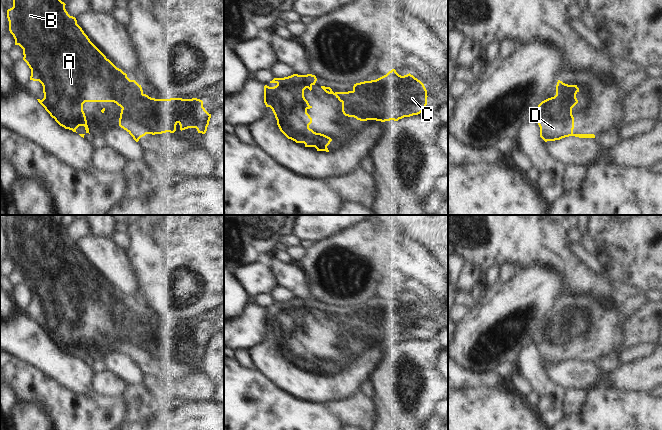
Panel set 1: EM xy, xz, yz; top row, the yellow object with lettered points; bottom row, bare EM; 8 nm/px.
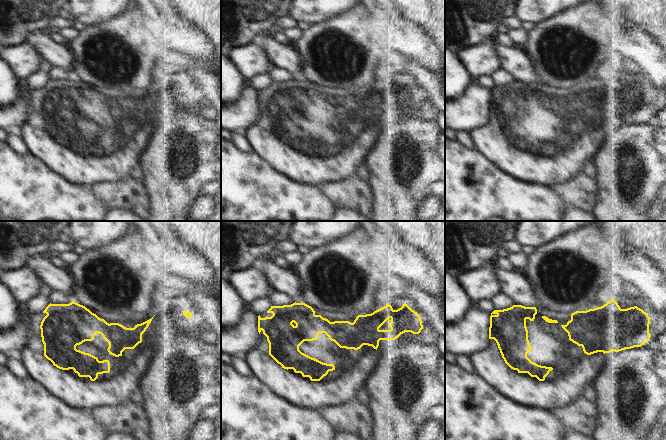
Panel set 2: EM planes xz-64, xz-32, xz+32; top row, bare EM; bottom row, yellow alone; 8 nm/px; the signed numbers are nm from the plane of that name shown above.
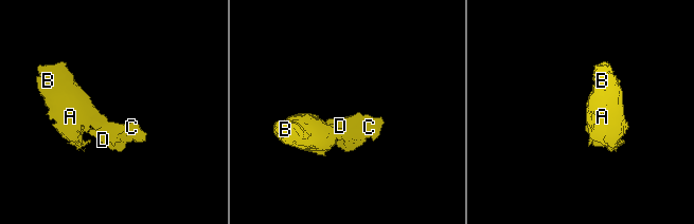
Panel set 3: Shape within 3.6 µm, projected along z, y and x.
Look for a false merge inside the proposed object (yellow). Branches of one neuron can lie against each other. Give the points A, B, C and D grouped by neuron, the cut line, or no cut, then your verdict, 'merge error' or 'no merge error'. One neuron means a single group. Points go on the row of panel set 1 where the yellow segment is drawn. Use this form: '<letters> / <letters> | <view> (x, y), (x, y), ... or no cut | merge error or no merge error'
A B / C D | xz (351, 91), (357, 100), (367, 105), (362, 120) | merge error

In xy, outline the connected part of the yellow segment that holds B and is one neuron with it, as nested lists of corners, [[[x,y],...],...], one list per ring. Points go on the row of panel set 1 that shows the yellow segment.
[[[13,0],[13,7],[7,10],[7,18],[9,21],[9,31],[15,39],[15,45],[19,45],[23,49],[23,60],[27,63],[31,69],[30,80],[39,81],[43,86],[44,98],[42,100],[37,99],[38,102],[45,108],[55,121],[65,129],[76,132],[79,126],[84,126],[86,133],[89,133],[87,120],[83,111],[83,104],[85,102],[114,102],[121,108],[126,106],[140,103],[143,97],[143,90],[135,80],[130,80],[127,74],[121,69],[117,68],[106,56],[90,41],[88,36],[84,33],[82,28],[77,24],[75,17],[70,16],[65,9],[65,3],[61,0]]]

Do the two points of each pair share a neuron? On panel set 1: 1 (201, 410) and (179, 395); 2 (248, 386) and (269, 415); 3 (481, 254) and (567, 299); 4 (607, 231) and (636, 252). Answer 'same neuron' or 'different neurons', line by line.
1: different neurons
2: same neuron
3: different neurons
4: different neurons

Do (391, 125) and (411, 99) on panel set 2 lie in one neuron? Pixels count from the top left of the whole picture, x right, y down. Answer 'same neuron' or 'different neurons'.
same neuron

